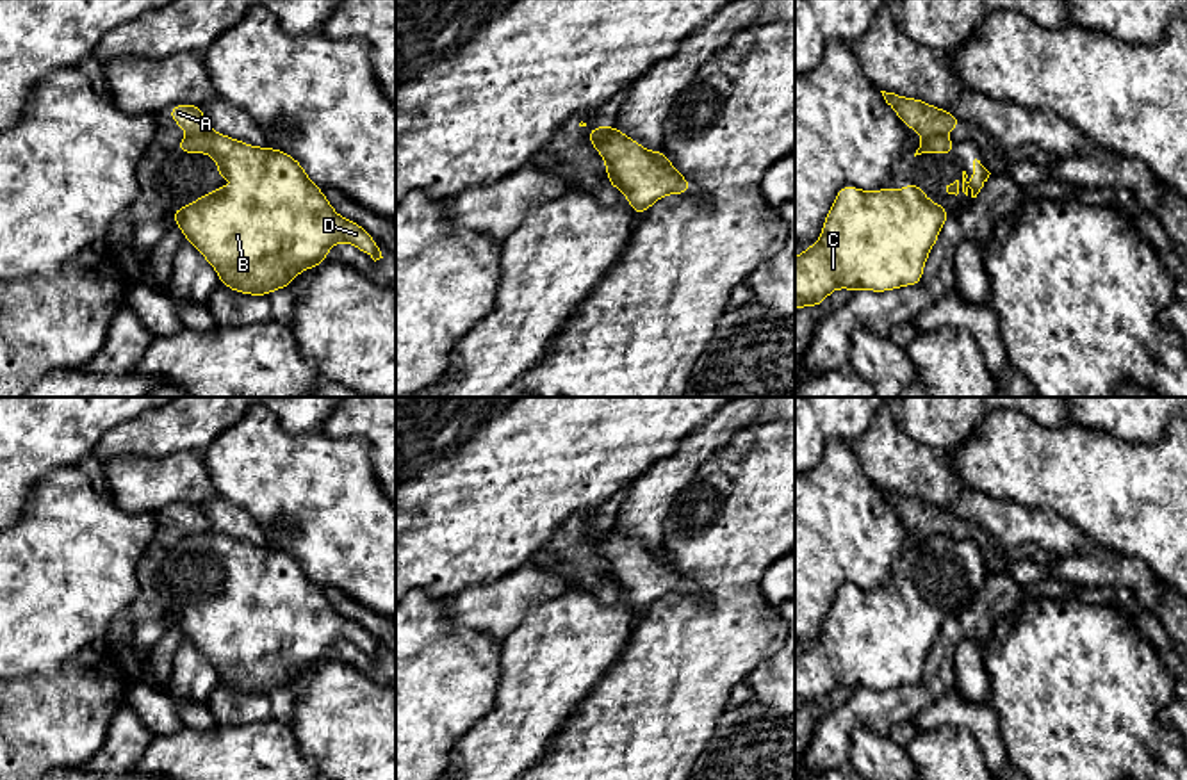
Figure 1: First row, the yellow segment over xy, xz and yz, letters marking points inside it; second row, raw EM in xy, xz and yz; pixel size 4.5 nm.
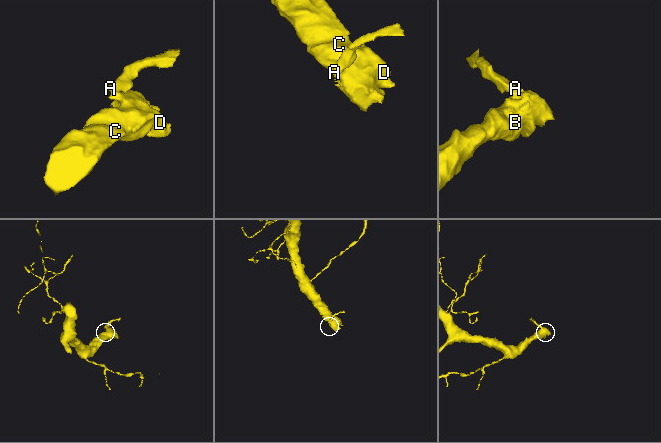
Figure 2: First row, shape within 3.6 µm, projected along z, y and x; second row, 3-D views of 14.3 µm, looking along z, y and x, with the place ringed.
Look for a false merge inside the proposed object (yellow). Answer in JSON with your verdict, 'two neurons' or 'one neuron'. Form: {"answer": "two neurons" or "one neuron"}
{"answer": "two neurons"}

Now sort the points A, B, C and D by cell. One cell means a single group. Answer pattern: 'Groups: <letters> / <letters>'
Groups: A / B C D

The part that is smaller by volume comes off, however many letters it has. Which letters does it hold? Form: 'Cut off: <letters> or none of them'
Cut off: A

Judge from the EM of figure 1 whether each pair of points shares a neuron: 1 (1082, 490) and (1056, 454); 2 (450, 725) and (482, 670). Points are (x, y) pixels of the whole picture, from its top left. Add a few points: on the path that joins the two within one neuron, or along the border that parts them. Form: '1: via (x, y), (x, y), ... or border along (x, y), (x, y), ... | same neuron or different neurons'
1: via (1082, 481), (1064, 463) | same neuron
2: via (450, 711), (450, 702), (467, 684) | same neuron

